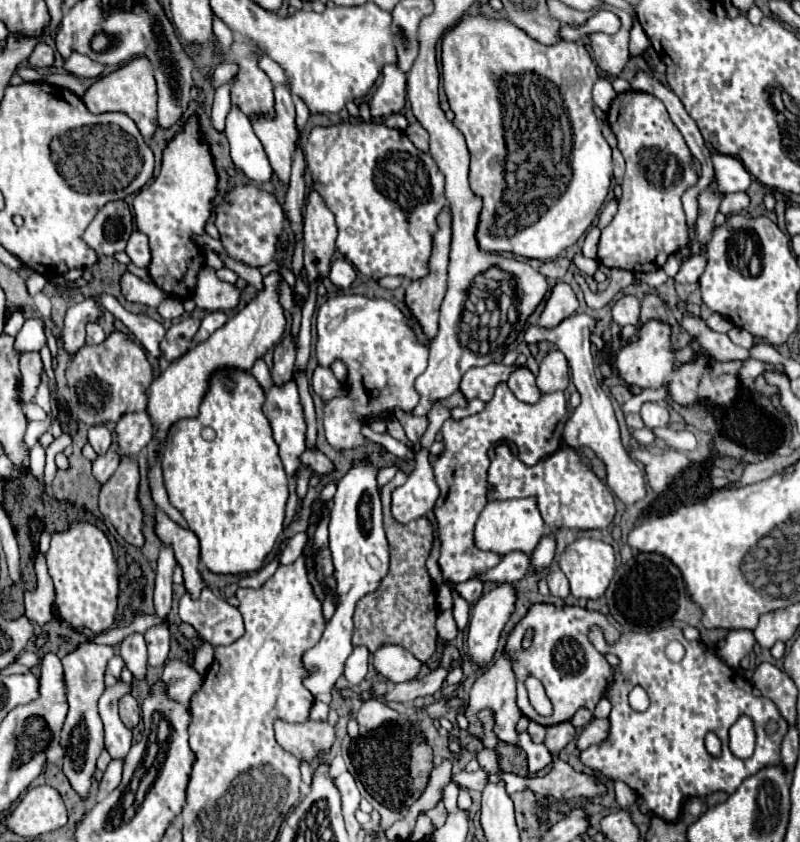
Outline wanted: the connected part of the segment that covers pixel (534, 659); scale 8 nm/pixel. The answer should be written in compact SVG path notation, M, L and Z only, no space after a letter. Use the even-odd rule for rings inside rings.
M533 603L527 615L513 627L513 631L507 637L503 651L509 651L513 657L517 687L519 689L523 687L523 679L527 673L535 675L543 683L547 697L553 703L553 715L545 717L545 721L551 721L551 725L571 721L581 707L595 709L611 677L609 663L601 653L595 651L595 647L587 639L587 631L591 625L599 625L605 631L607 643L617 643L621 637L621 633L613 627L613 623L609 623L609 619L603 613L589 611L579 605L553 605L553 603ZM529 627L535 631L533 643L529 649L523 649L521 641Z

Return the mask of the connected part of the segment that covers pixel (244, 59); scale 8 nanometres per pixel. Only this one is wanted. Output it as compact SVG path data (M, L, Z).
M235 41L223 61L239 63L237 81L231 85L231 103L245 115L273 113L273 85L269 77L257 67L257 55L245 41Z

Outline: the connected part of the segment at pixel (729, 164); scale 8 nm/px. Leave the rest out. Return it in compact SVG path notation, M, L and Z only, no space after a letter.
M711 155L713 165L715 165L715 177L721 193L731 193L731 191L747 191L751 183L749 171L743 167L743 163L735 157L729 155Z

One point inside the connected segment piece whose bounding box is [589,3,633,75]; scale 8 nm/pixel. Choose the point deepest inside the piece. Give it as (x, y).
(611, 52)

